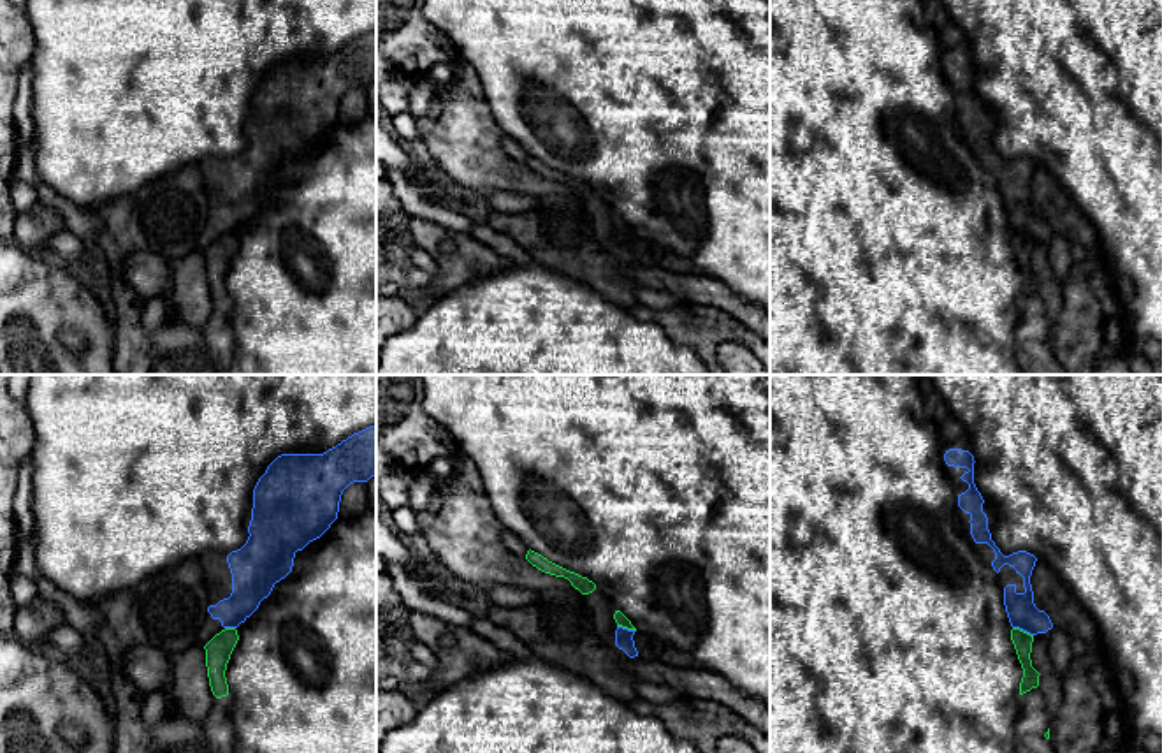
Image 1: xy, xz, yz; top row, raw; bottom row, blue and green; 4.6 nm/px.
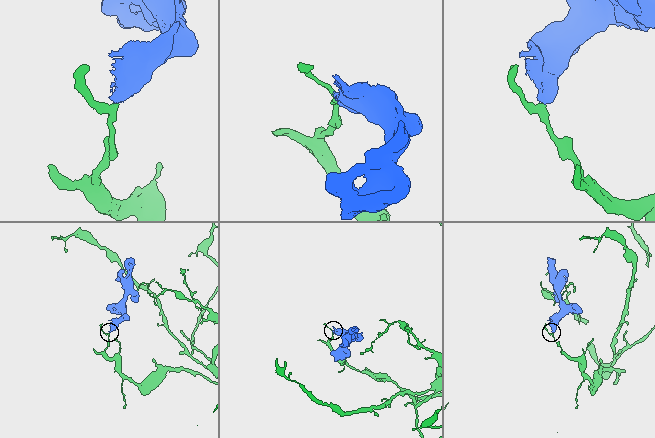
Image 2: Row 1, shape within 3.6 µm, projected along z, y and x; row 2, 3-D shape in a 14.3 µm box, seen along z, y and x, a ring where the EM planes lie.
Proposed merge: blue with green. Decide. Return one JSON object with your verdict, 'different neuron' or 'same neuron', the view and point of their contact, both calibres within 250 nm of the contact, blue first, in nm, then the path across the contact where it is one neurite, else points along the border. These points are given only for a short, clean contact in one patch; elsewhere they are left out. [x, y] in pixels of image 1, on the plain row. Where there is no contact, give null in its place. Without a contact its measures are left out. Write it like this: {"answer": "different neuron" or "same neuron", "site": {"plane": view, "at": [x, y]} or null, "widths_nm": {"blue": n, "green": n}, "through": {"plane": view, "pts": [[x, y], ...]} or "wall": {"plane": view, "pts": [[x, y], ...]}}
{"answer": "different neuron", "site": {"plane": "yz", "at": [1024, 236]}, "widths_nm": {"blue": 140, "green": 90}, "wall": {"plane": "yz", "pts": [[1013, 233], [1032, 241]]}}

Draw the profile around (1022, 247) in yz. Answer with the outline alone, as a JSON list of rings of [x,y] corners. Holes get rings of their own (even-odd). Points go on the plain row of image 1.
[[[1013,234],[1011,246],[1014,250],[1018,266],[1023,274],[1023,283],[1020,289],[1020,301],[1023,301],[1023,299],[1030,297],[1032,294],[1039,292],[1041,280],[1032,273],[1032,266],[1030,266],[1034,241],[1030,241],[1020,234]]]

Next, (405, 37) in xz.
[[[376,0],[376,51],[403,77],[425,76],[436,63],[461,62],[455,44],[422,14],[424,0]]]

